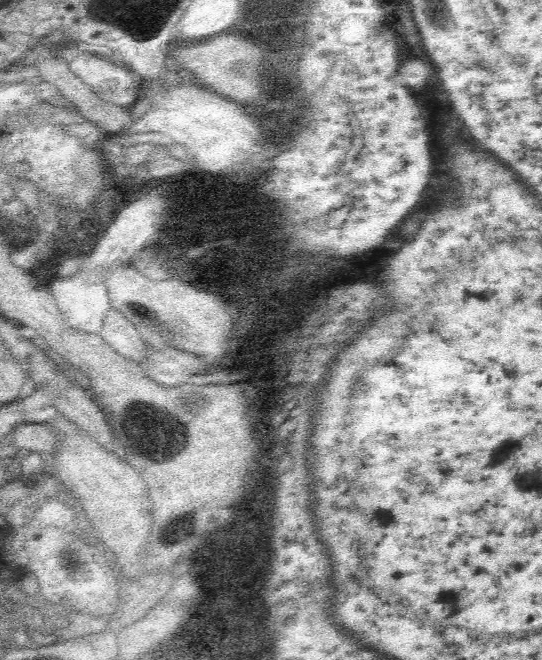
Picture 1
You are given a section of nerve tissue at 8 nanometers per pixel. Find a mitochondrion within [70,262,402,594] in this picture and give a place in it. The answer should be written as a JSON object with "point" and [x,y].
{"point":[166,441]}

